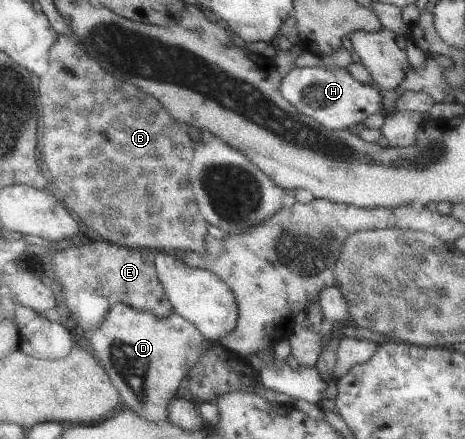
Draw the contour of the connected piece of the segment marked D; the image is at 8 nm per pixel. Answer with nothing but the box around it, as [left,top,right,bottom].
[88,303,213,423]

